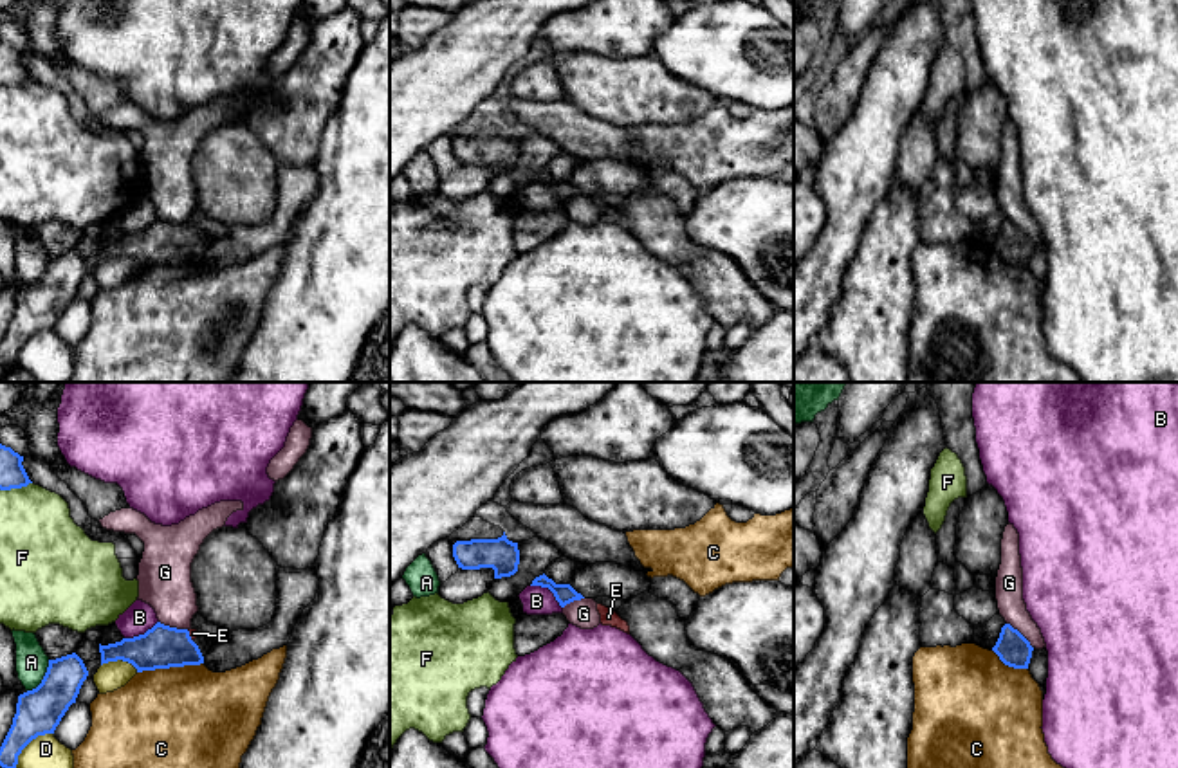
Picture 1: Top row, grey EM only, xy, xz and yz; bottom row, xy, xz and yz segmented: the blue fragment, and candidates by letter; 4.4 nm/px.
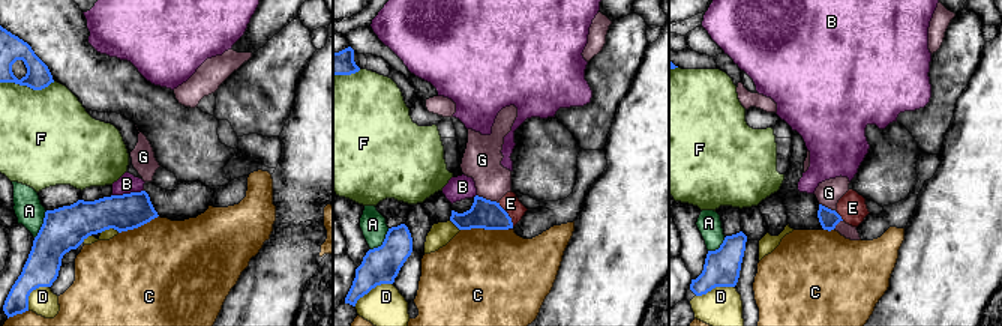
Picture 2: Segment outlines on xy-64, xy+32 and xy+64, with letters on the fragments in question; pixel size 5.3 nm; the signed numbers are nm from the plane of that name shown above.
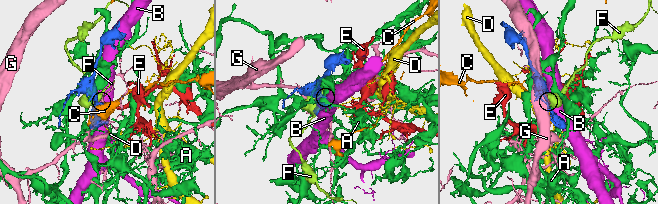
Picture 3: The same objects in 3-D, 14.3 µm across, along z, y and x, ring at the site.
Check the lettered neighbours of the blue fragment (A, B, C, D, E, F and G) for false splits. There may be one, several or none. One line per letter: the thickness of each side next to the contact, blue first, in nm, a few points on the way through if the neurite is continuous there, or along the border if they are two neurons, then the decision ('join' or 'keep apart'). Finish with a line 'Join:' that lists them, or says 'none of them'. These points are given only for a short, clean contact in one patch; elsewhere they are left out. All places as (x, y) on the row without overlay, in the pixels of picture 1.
A: 200 nm thick on the blue side, 140 nm on the other; keep apart
B: 90 nm thick on the blue side, 130 nm on the other; keep apart
C: 190 nm thick on the blue side, 480 nm on the other; keep apart
D: 200 nm thick on the blue side, 200 nm on the other; keep apart
E: 190 nm thick on the blue side, 50 nm on the other; runs through xy (159, 244), (174, 244), (188, 231), (193, 229); join
F: 120 nm thick on the blue side, 340 nm on the other; keep apart
G: 190 nm thick on the blue side, 240 nm on the other; border along xy (159, 217), (186, 226); keep apart
Join: E

